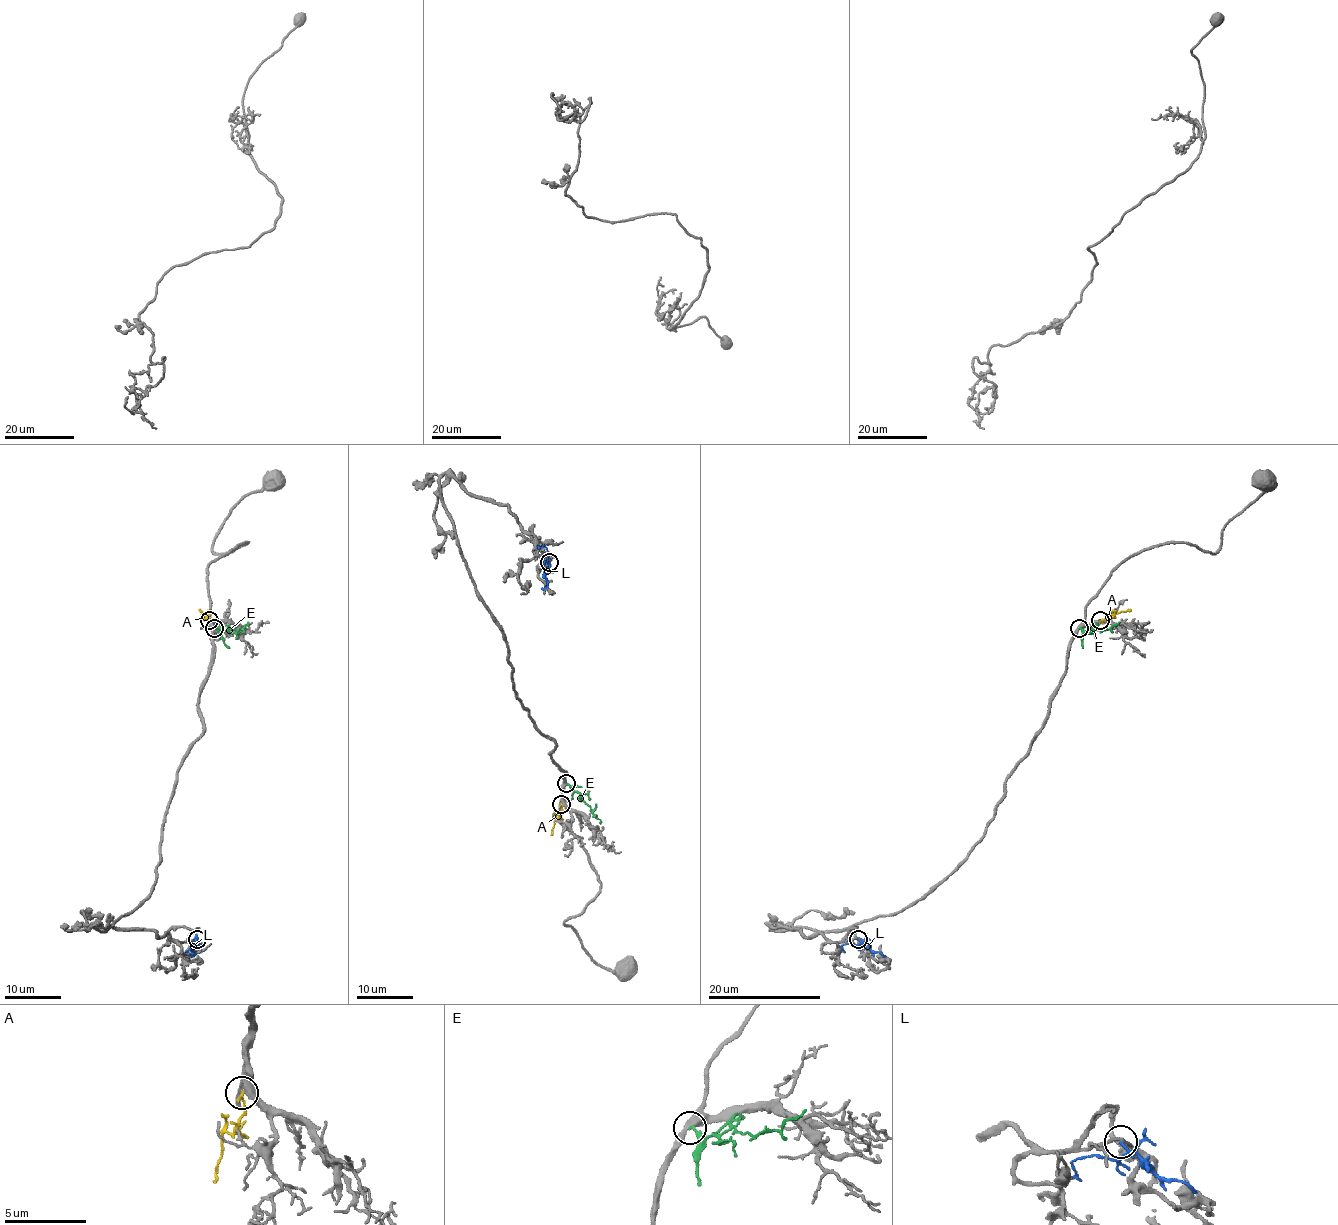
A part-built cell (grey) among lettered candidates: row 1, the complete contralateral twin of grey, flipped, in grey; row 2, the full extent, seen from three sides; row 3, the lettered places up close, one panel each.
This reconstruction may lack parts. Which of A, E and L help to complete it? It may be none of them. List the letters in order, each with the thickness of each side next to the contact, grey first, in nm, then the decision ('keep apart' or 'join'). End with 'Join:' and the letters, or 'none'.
A: 440 nm thick on the grey side, 160 nm on the other; keep apart
E: 440 nm thick on the grey side, 170 nm on the other; keep apart
L: 180 nm thick on the grey side, 130 nm on the other; keep apart
Join: none

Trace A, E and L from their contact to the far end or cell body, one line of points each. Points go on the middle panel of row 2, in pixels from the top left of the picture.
A: (561, 803), (561, 812), (554, 819), (551, 834)
E: (565, 784), (577, 791), (601, 820), (599, 823)
L: (548, 563), (547, 585), (541, 589)

